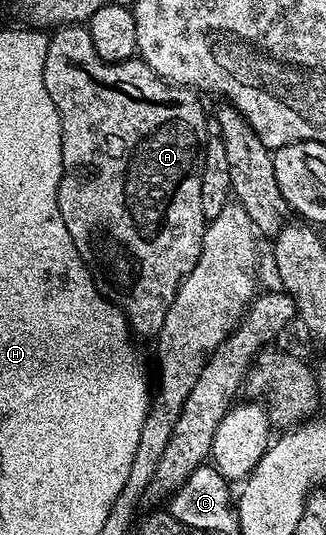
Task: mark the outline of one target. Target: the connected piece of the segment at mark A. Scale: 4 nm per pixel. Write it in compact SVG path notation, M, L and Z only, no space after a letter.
M67 24L63 27L53 29L52 35L46 42L46 57L44 58L44 86L48 90L48 98L52 98L52 102L56 106L56 110L60 114L60 122L62 123L62 181L58 184L58 205L60 206L60 214L64 218L64 226L68 226L68 234L72 234L72 242L76 246L76 250L82 255L82 261L85 262L87 268L90 269L95 285L100 286L100 291L106 299L111 300L117 308L122 309L126 316L126 323L129 324L131 333L135 337L150 336L157 337L161 327L164 326L165 315L168 314L169 307L172 306L173 299L176 298L177 290L181 286L181 282L193 267L196 266L200 258L202 248L202 236L205 234L207 227L207 219L200 202L200 194L202 193L202 169L200 167L200 153L203 151L204 145L208 139L208 131L206 132L206 112L202 109L199 93L193 88L184 88L181 84L172 84L169 80L160 78L160 74L156 74L156 70L152 70L140 58L125 60L124 62L116 62L109 64L100 58L100 54L96 54L96 50L92 46L92 38L90 37L89 27L80 24Z

